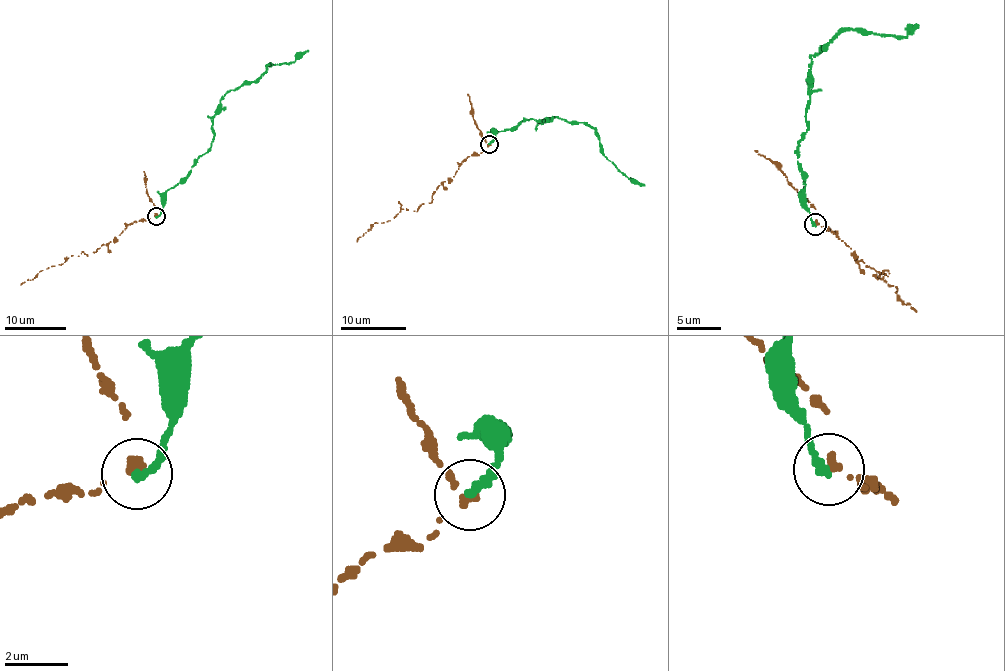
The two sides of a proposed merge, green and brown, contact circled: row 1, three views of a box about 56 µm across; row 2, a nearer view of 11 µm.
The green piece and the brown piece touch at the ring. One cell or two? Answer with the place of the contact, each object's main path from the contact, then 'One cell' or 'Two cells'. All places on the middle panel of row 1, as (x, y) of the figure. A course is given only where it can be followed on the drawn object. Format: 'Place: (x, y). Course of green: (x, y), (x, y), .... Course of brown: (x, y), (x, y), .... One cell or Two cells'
Place: (489, 144). Course of green: (489, 144), (495, 131), (514, 129), (521, 121), (587, 122), (601, 151), (625, 176), (644, 184). Course of brown: (489, 144), (464, 160), (431, 202), (415, 211), (402, 208), (390, 221), (374, 223), (357, 242). Two cells

